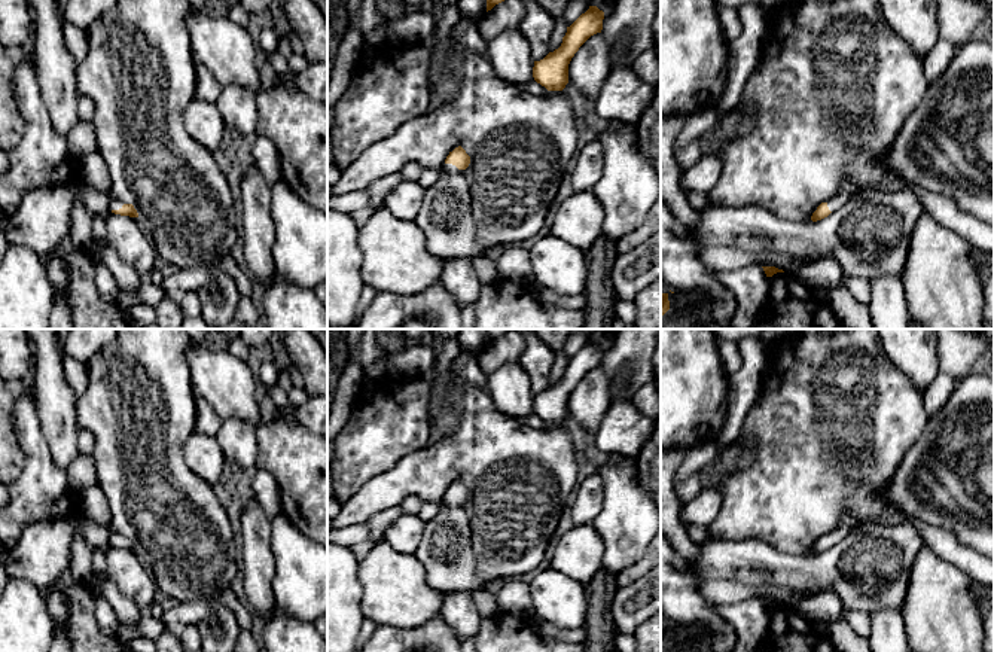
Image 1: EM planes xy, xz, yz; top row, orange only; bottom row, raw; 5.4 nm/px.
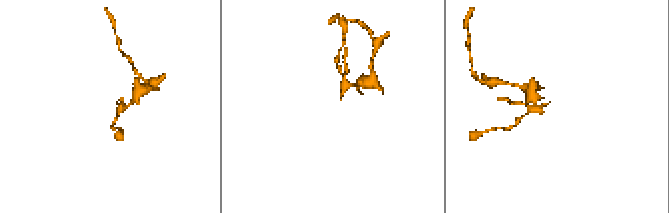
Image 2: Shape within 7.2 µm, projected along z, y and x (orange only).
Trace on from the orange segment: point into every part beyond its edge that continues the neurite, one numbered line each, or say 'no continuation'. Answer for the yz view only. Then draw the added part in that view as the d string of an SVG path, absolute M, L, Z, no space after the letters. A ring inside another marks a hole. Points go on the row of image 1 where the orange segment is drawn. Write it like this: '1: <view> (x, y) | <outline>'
1: yz (847, 188) | M845 177L839 182L838 192L827 202L829 210L833 213L841 208L853 195L860 191L859 183Z

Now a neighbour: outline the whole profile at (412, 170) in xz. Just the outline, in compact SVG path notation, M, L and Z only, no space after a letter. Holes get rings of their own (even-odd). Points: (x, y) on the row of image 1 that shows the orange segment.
M411 161L411 162L408 162L408 164L402 168L400 174L402 174L403 179L406 179L406 180L414 180L414 182L417 182L417 180L420 179L420 176L423 174L423 171L424 171L424 167L423 167L423 165L420 165L420 164L415 162L415 161Z

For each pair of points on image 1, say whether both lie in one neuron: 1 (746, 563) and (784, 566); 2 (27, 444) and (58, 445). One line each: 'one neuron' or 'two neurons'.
1: one neuron
2: two neurons

